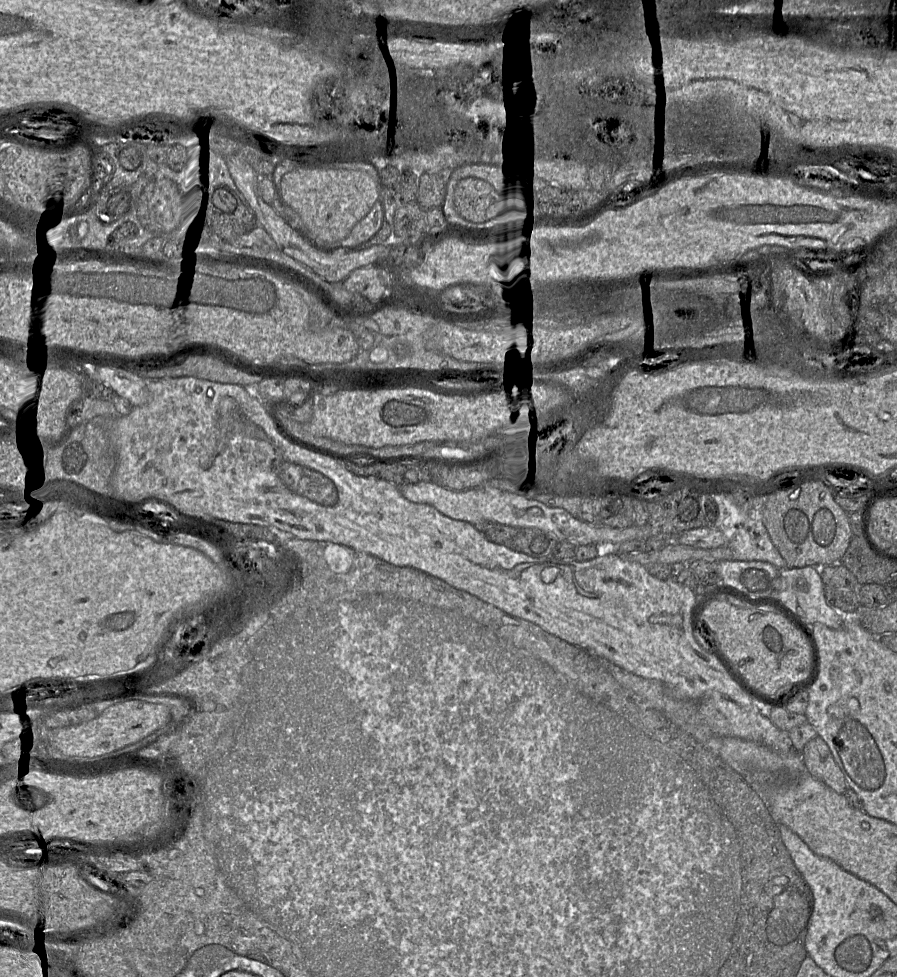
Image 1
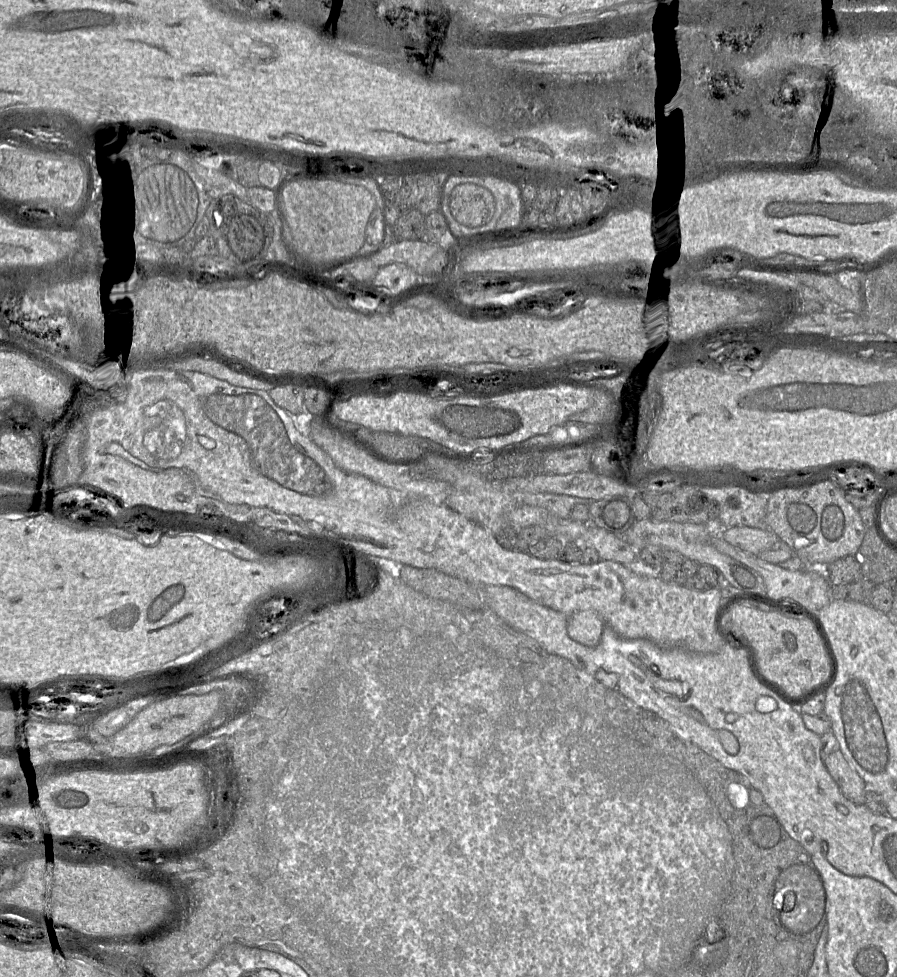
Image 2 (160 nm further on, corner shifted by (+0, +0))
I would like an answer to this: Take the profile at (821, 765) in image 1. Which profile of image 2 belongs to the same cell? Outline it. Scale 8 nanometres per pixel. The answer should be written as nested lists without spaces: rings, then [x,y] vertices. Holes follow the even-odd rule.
[[[840,750],[827,755],[824,758],[824,765],[841,792],[849,800],[859,805],[865,803],[866,784],[849,765]]]

